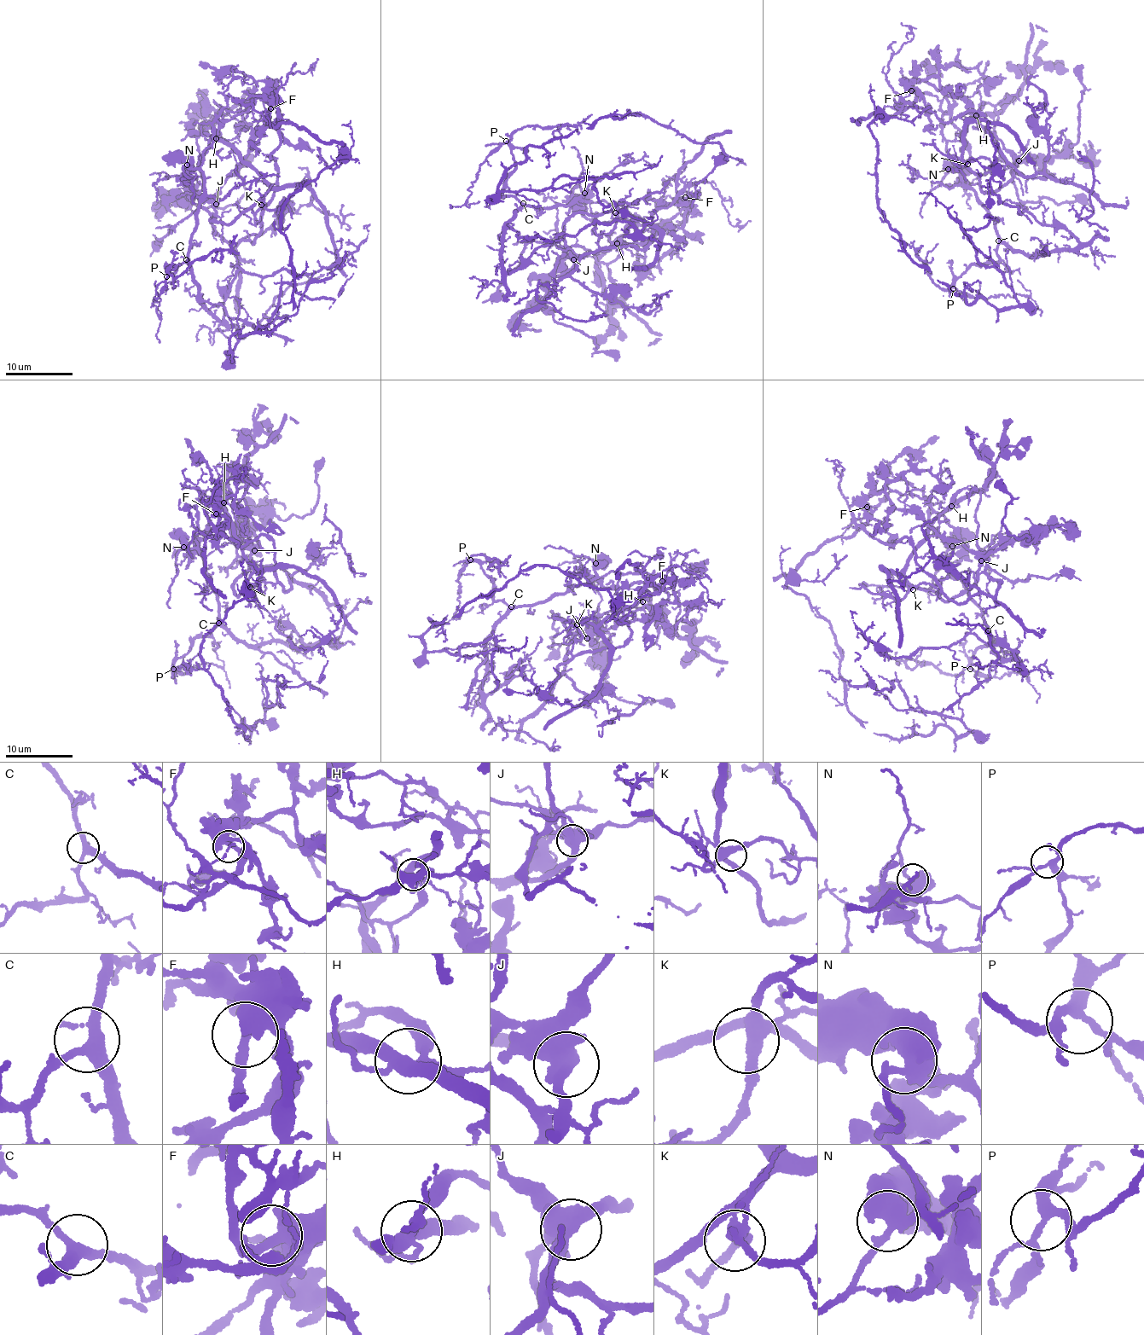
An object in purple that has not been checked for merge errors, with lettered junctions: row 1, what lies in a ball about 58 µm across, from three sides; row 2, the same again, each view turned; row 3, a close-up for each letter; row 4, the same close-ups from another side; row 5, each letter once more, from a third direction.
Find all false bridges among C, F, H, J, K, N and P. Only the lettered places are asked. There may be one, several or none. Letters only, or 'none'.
J

